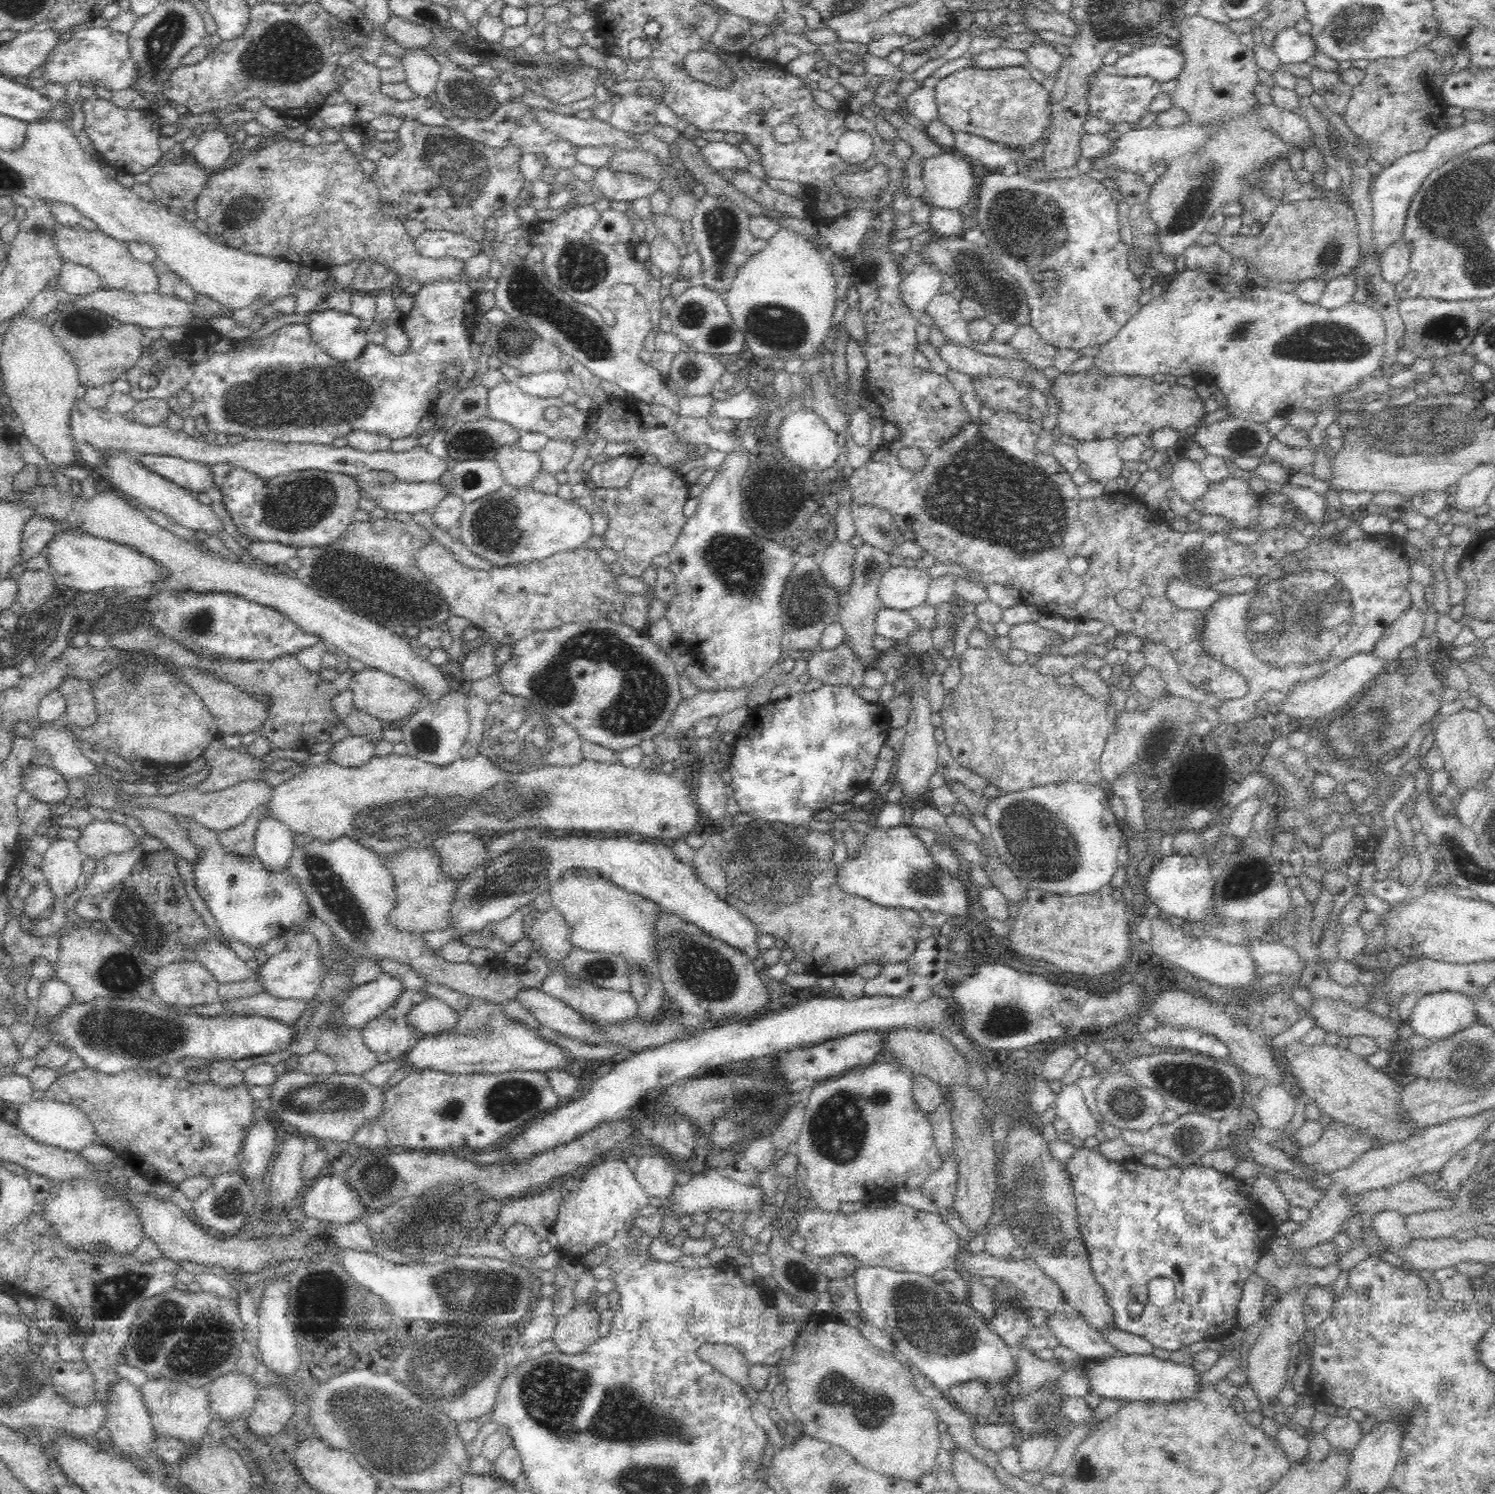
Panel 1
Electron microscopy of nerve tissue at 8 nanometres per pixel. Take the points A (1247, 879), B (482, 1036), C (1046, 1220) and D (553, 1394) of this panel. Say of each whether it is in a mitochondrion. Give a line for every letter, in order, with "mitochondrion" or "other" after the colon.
A: mitochondrion
B: mitochondrion
C: mitochondrion
D: mitochondrion

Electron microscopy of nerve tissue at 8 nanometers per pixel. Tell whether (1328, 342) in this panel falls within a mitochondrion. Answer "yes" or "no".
yes

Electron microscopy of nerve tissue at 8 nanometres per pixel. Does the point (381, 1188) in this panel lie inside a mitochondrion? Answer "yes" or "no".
yes

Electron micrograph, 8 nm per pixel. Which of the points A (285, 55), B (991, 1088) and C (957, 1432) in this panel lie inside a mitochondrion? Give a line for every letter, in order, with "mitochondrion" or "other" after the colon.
A: mitochondrion
B: other
C: other

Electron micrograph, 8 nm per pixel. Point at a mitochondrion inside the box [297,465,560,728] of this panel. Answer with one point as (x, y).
(333, 569)

